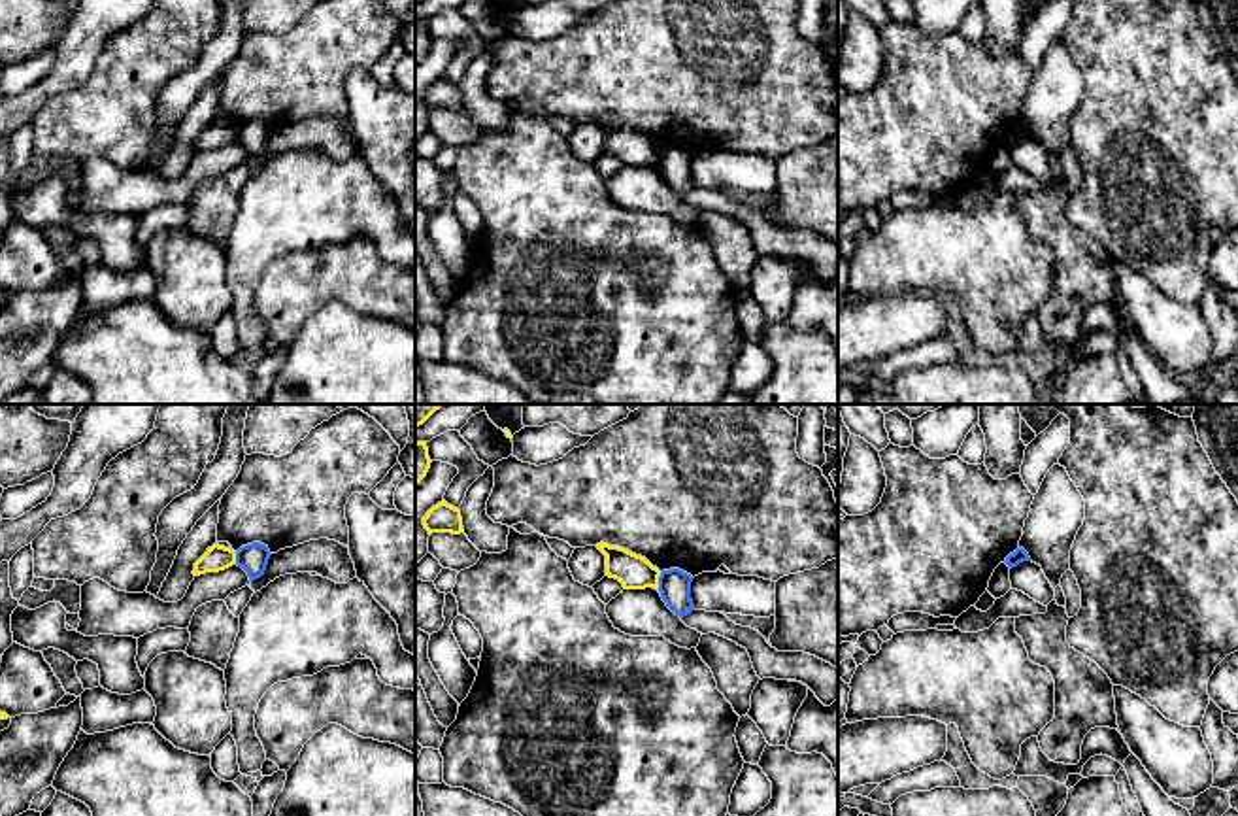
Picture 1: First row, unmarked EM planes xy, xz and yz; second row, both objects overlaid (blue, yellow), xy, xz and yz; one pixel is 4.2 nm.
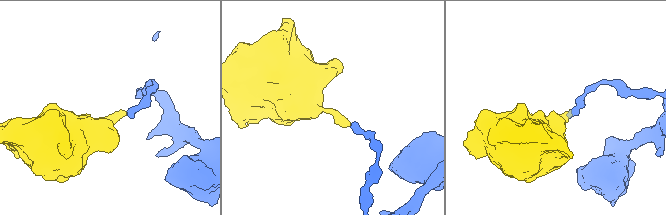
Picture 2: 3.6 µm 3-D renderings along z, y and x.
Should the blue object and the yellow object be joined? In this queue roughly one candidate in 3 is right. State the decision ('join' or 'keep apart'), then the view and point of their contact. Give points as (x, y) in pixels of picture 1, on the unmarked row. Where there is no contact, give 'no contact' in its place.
keep apart; contact xz (659, 157)

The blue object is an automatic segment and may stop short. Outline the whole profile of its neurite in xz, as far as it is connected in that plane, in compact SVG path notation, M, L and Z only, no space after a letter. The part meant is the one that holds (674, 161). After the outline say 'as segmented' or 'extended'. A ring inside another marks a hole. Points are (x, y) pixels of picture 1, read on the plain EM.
M679 145L662 147L659 153L661 174L666 183L679 195L694 187L691 178L691 159L693 153Z | as segmented

